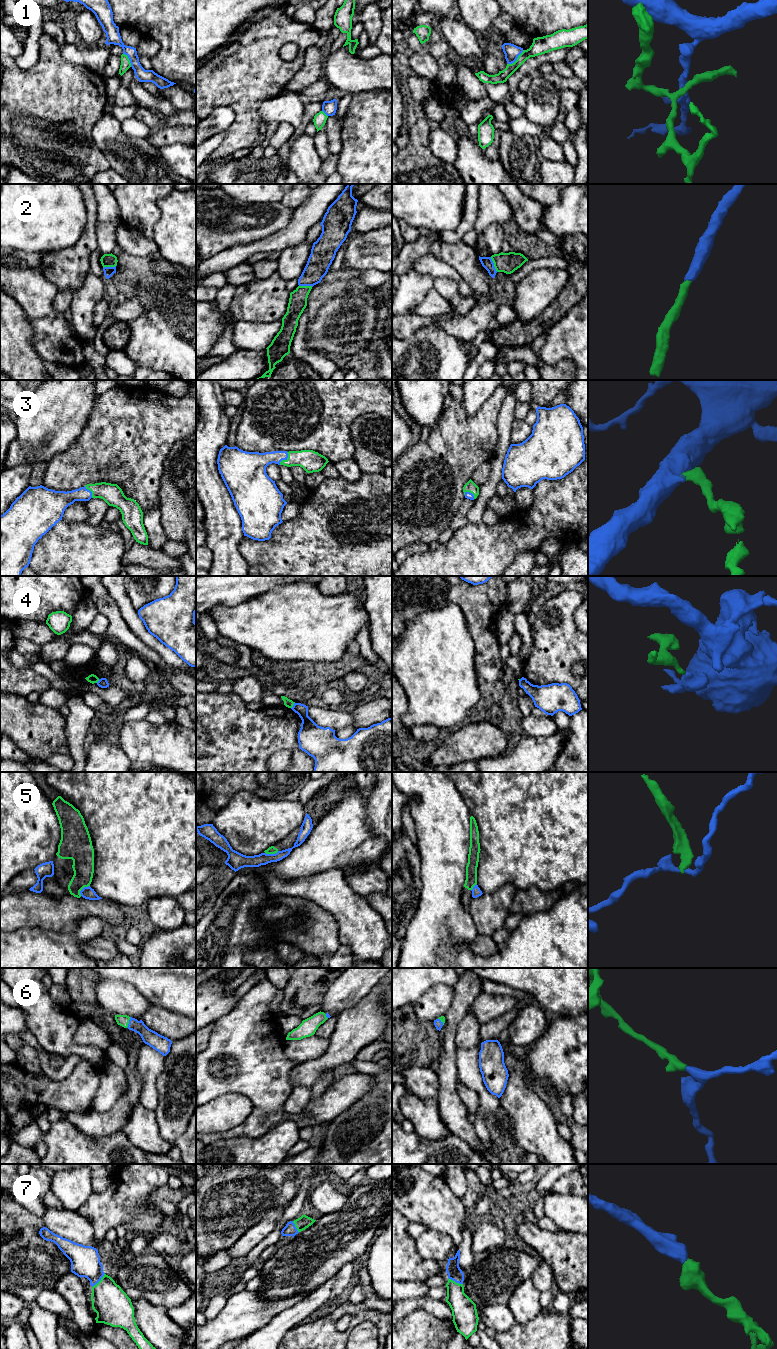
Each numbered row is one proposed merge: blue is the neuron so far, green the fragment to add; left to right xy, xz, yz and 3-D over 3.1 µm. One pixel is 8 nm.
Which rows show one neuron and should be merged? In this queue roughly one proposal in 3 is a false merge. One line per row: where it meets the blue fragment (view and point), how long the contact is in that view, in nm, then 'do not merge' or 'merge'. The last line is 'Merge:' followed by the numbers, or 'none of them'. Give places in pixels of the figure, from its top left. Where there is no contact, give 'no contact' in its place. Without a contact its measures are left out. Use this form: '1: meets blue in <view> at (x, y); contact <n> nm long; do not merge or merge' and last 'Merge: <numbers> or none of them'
1: meets blue in yz at (516, 59); contact 170 nm long; do not merge
2: meets blue in yz at (493, 264); contact 130 nm long; merge
3: meets blue in xz at (285, 459); contact 120 nm long; merge
4: meets blue in xz at (293, 705); contact 60 nm long; do not merge
5: meets blue in xy at (82, 889); contact 120 nm long; do not merge
6: meets blue in xy at (129, 1022); contact 90 nm long; merge
7: meets blue in xy at (99, 1280); contact 160 nm long; merge
Merge: 2, 3, 6, 7

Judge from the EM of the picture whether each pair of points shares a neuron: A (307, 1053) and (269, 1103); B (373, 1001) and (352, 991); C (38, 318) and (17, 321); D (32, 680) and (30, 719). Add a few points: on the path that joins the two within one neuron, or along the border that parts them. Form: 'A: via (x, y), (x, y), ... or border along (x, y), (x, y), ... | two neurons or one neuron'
A: border along (284, 1044), (284, 1054), (290, 1060), (298, 1063) | two neurons
B: border along (380, 979), (353, 1006), (345, 1010) | two neurons
C: border along (15, 300), (23, 310), (33, 330), (33, 343) | two neurons
D: border along (10, 692), (25, 697) | two neurons

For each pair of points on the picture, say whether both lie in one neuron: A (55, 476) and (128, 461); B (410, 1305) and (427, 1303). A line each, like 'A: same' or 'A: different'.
A: same
B: same

